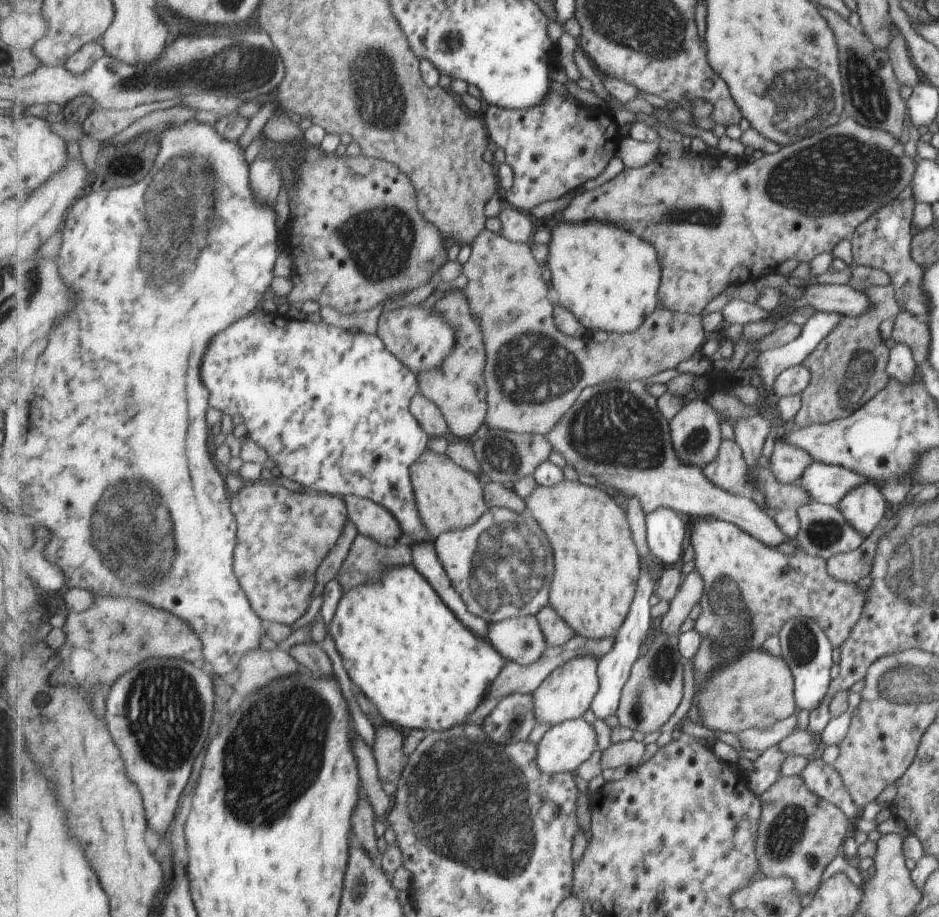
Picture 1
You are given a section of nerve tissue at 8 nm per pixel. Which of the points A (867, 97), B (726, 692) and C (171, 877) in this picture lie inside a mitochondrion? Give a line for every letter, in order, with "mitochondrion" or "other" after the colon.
A: mitochondrion
B: mitochondrion
C: other

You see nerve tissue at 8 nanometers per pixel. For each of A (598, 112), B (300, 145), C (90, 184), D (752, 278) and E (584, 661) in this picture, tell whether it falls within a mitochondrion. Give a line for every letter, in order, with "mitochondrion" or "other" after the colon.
A: other
B: other
C: other
D: other
E: other

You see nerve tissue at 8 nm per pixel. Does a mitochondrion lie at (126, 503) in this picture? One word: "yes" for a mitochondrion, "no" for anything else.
yes

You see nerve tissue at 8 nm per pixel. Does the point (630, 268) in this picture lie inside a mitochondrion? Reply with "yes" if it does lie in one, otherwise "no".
no

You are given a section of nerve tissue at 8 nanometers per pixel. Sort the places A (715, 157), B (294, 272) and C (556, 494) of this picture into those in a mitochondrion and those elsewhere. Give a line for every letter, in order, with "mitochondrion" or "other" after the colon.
A: other
B: other
C: other

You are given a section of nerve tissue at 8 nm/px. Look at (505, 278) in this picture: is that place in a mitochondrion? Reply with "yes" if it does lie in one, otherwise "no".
no

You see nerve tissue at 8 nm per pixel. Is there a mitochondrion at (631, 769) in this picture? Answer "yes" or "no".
no

